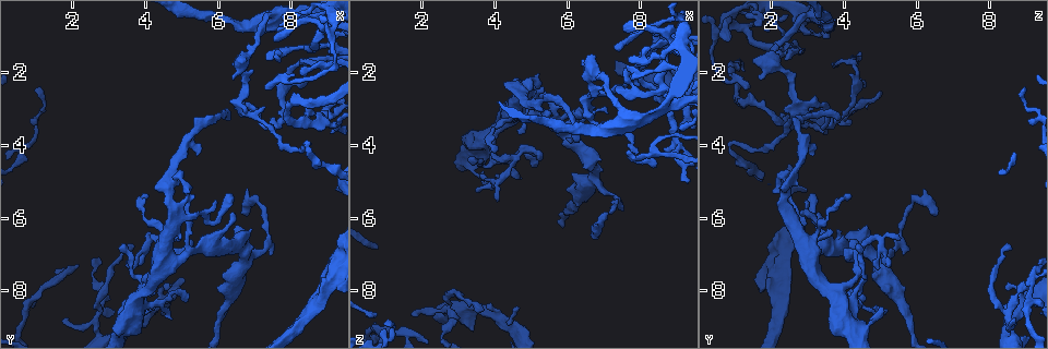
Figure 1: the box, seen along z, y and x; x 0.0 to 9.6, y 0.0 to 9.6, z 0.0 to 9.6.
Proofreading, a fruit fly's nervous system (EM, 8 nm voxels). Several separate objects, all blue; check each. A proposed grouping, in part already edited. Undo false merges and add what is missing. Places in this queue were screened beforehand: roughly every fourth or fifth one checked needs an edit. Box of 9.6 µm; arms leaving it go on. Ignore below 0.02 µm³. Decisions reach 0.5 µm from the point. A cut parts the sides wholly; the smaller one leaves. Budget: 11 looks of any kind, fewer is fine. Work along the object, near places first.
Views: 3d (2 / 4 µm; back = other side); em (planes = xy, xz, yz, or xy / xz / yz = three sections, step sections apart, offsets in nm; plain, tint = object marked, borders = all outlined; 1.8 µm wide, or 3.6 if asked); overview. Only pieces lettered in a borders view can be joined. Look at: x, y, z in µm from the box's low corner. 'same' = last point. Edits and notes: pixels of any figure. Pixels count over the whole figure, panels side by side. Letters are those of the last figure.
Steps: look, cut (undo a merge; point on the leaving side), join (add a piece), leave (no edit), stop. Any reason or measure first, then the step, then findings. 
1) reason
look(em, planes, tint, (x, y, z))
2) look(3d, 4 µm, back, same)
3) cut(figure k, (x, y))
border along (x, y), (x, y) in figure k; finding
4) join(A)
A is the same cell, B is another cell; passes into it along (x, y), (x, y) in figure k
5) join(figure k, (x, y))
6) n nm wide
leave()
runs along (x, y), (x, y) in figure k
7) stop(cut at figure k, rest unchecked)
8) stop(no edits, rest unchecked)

branch point
look(em, 3.6 µm, xy, step 4, tint, (8.70, 3.15, 2.85))

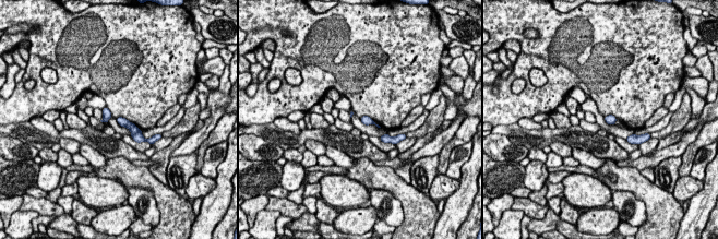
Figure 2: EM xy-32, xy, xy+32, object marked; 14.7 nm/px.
look(em, 3.6 µm, planes, borders, same)

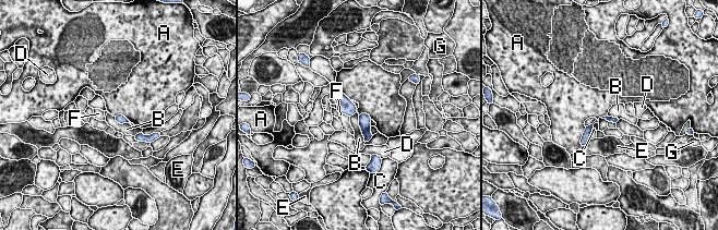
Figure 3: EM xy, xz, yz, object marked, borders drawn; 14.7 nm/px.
leave()
A, B, C, D, E, F and G are other cells; border along (358, 116), (358, 125), (365, 142) in figure 3; continuous, no second neuron

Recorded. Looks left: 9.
free end
look(3d, 4 µm, (8.45, 2.25, 4.55))

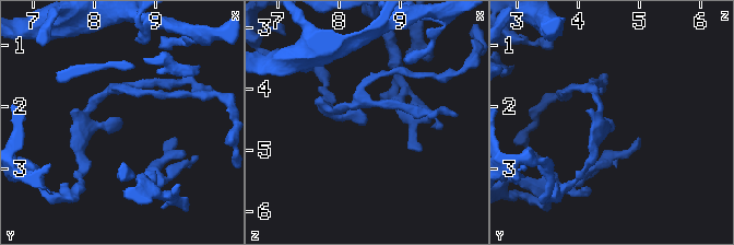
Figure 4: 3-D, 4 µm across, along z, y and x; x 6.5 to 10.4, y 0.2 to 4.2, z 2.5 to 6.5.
need the tissue
look(em, planes, borders, (8.45, 2.20, 4.55))

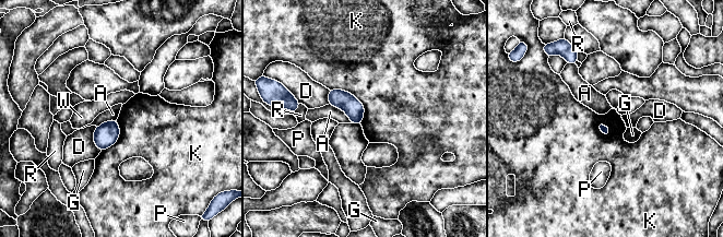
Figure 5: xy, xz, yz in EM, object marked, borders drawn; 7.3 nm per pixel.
leave()
A, D, G, K, P, R and W are other cells; border along (329, 89), (363, 105), (360, 123) in figure 5; no lettered piece goes on from it

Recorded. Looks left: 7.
three-way junction
look(em, planes, tint, (6.60, 2.75, 2.65))

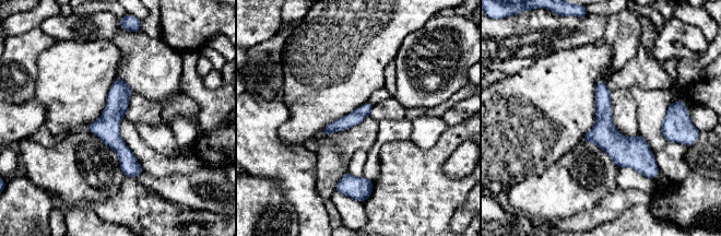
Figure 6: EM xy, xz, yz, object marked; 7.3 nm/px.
look(em, planes, borders, same)

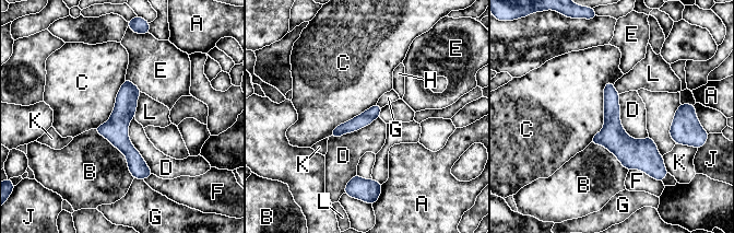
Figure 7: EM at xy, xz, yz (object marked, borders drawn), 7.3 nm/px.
leave()
A, B, C, D, E, F, G, H, J, K and L are other cells; border along (610, 81), (604, 126), (589, 142) in figure 7; one neuron here

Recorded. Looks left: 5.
abrupt turn
look(3d, 2 µm, back, (7.65, 1.45, 2.60))

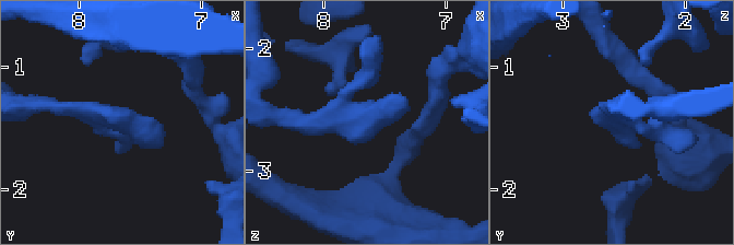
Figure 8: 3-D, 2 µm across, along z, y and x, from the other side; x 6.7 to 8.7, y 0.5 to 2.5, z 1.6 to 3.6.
need the tissue
look(em, planes, borders, (7.70, 1.40, 2.52))

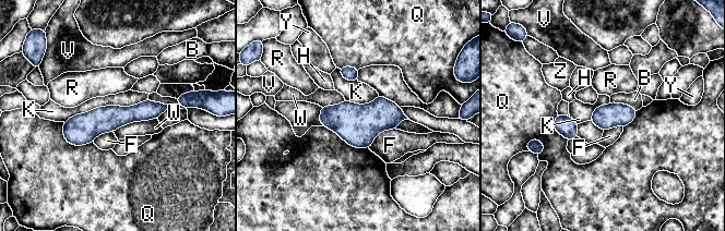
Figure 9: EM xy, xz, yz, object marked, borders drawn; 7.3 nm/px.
leave()
B, F, H, K, Q, R, V, W, Y and Z are other cells; border along (147, 99), (99, 106), (63, 122) in figure 9; all the same neuron

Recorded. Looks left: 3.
branch stops here
look(3d, 4 µm, back, (8.70, 8.05, 2.50))

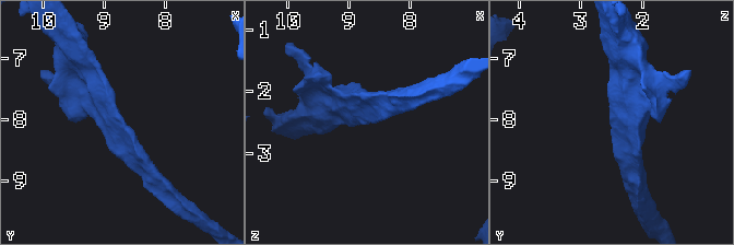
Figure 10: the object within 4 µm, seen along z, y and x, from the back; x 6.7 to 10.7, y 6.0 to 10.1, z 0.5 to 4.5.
now the EM
look(em, planes, borders, (8.65, 8.05, 2.50))

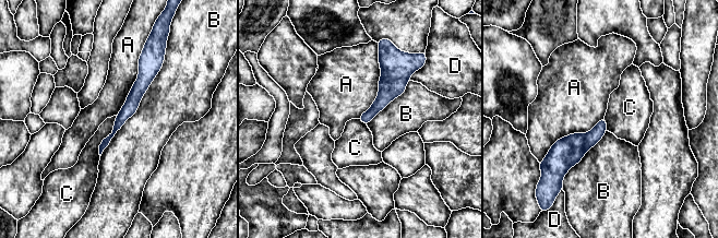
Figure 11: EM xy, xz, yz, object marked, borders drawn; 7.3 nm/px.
leave()
A, B, C and D are other cells; runs along (150, 64), (130, 108), (102, 147) in figure 11; none of them fits

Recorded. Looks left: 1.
stop(no edits, rest unchecked)

